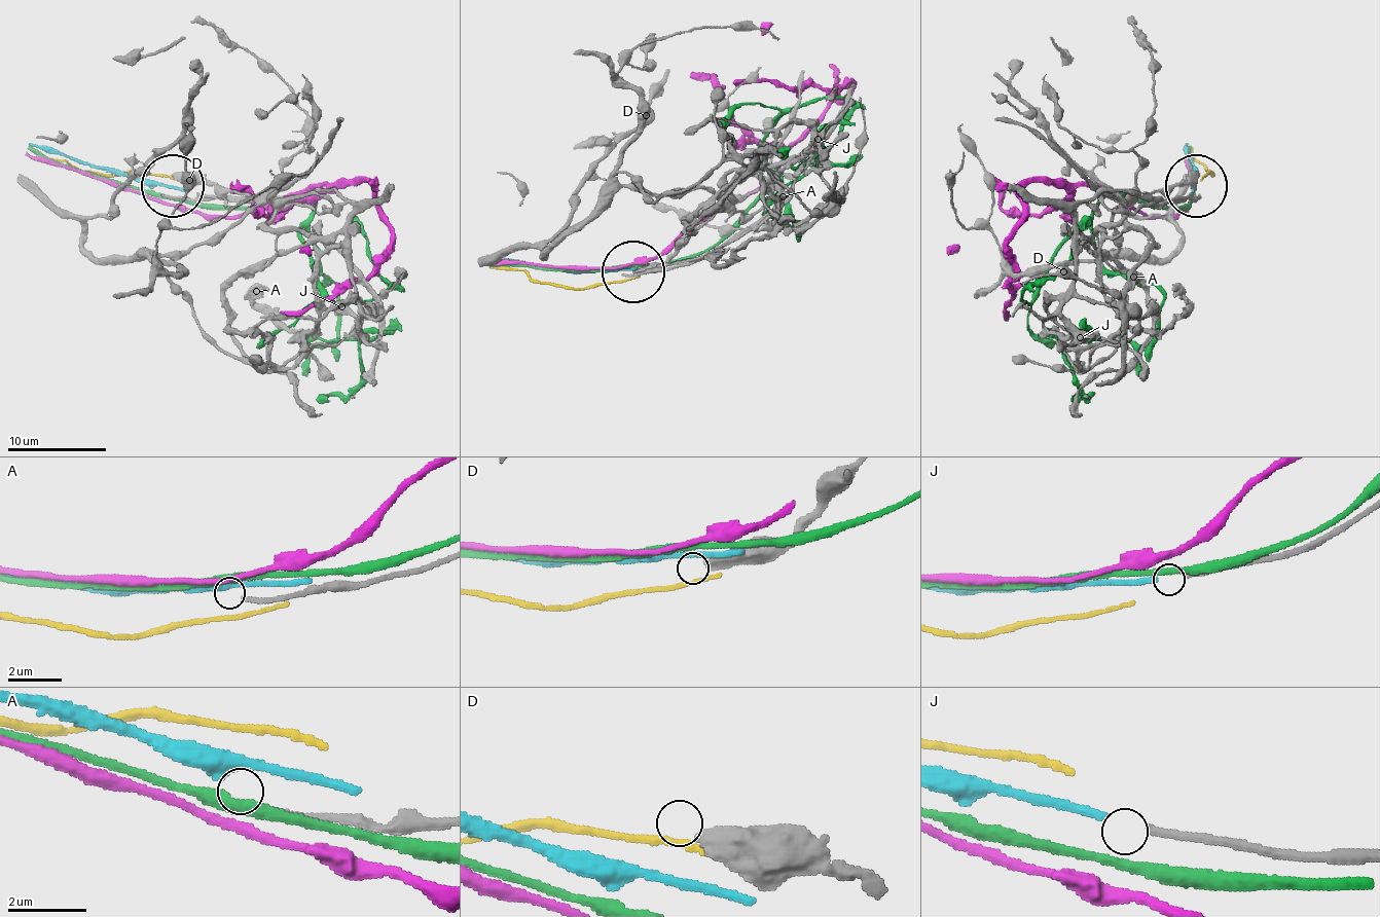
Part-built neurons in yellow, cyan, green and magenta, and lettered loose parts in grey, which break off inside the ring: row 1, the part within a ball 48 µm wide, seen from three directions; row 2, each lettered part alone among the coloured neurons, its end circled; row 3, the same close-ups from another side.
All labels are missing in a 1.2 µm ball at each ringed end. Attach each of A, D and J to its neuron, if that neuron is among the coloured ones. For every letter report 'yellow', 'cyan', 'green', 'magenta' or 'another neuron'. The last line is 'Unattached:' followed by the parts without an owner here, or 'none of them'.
A: another neuron
D: another neuron
J: cyan
Unattached: A, D

